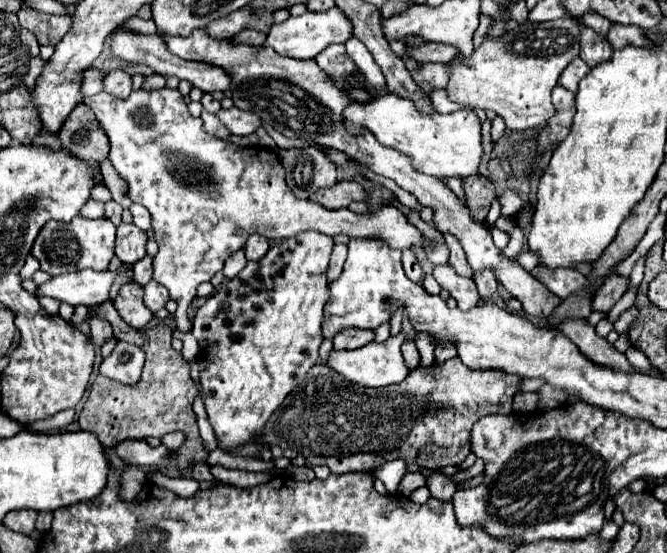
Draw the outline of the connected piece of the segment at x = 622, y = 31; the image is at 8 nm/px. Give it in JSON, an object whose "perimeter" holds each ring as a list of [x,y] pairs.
{"perimeter":[[[613,25],[611,31],[607,33],[607,41],[615,49],[623,49],[627,45],[635,45],[635,47],[651,45],[651,41],[645,37],[643,31],[639,31],[639,27],[623,27],[623,25]]]}

